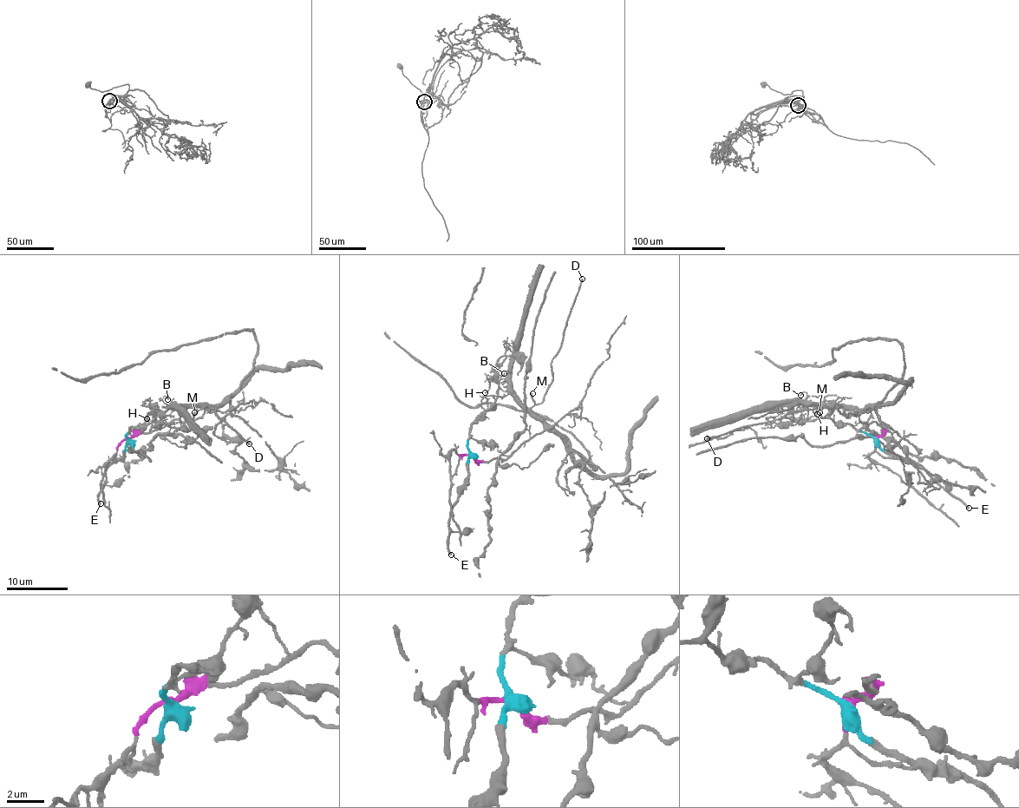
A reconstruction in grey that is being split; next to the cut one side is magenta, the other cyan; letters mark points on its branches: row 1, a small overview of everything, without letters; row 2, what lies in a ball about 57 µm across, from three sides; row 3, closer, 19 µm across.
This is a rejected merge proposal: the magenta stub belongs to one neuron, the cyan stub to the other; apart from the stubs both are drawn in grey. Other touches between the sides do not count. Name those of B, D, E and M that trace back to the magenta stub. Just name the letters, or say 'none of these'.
B, D, M

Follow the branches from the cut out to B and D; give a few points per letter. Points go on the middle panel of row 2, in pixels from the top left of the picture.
B: (470, 455), (479, 460), (507, 458), (543, 429), (543, 423), (503, 377), (498, 381), (504, 373)
D: (470, 455), (479, 460), (507, 458), (539, 434), (543, 425), (531, 409), (551, 383), (551, 362), (583, 279)

